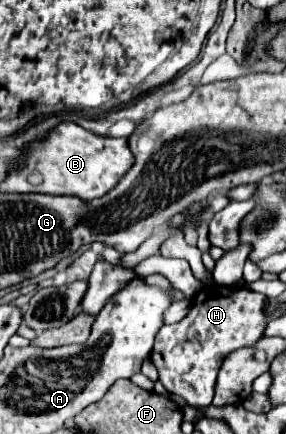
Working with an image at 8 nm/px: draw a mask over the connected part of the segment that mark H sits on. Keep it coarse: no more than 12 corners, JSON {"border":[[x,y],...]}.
{"border":[[209,285],[161,327],[169,393],[209,407],[221,361],[263,337],[265,295]]}

